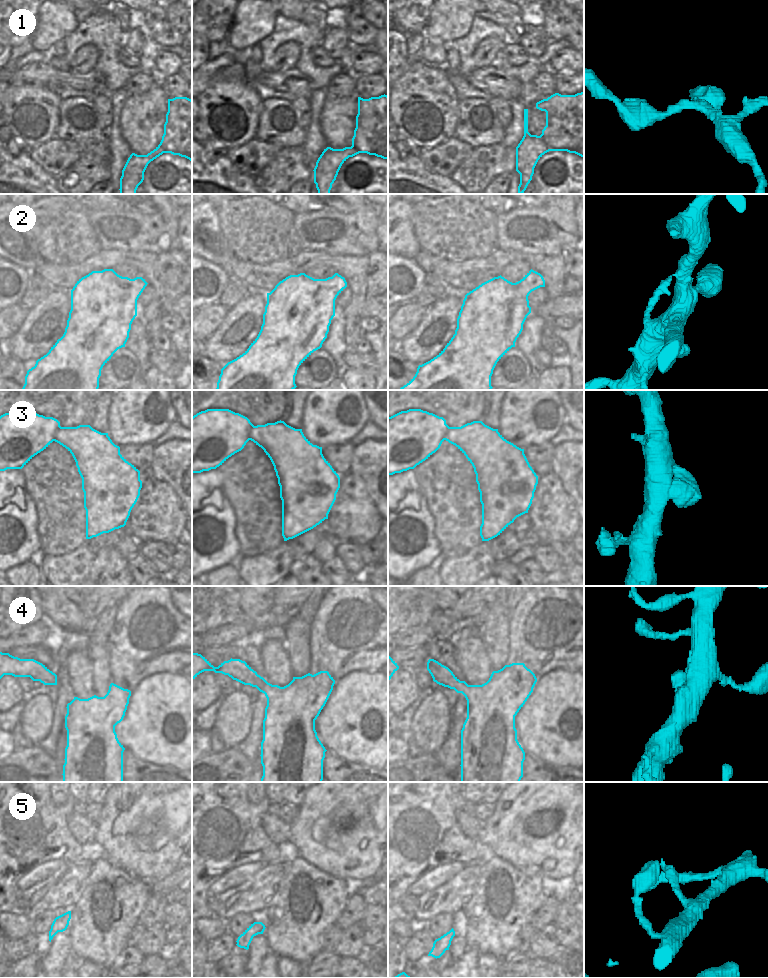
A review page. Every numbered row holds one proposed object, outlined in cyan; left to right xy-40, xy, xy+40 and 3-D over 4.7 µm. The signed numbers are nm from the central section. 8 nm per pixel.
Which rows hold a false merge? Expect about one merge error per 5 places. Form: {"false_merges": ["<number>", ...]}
{"false_merges": []}

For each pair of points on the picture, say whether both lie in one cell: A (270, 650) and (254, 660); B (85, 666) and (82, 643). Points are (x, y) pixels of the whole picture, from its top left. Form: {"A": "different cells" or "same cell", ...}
{"A": "different cells", "B": "different cells"}

